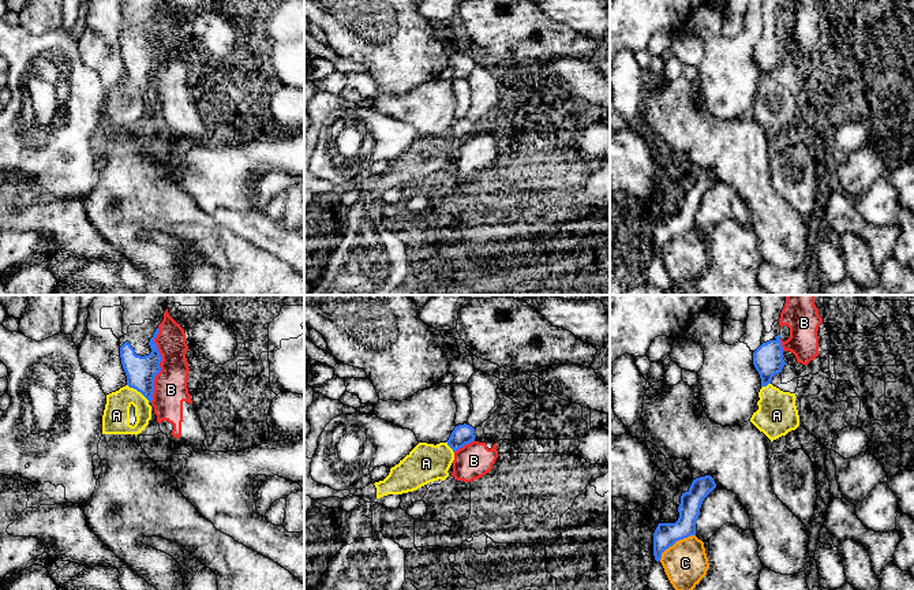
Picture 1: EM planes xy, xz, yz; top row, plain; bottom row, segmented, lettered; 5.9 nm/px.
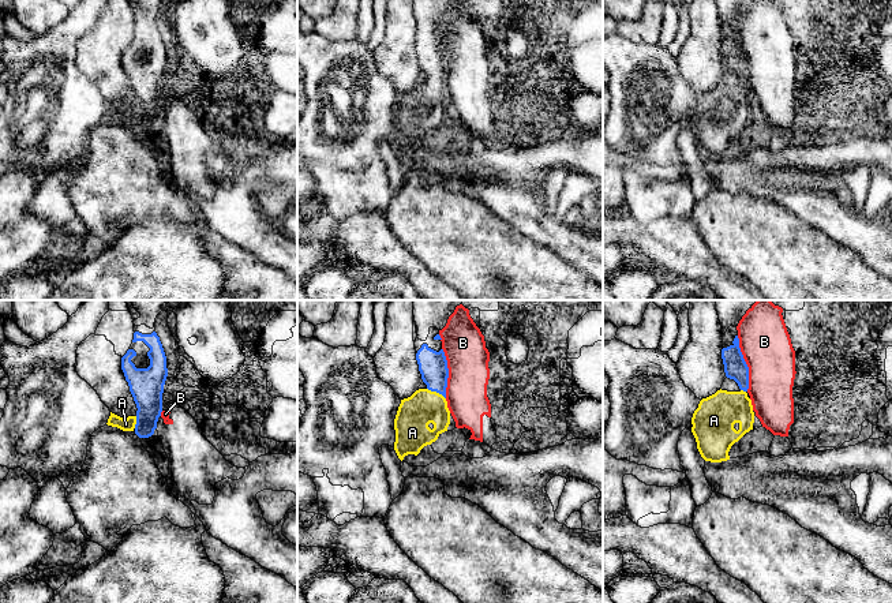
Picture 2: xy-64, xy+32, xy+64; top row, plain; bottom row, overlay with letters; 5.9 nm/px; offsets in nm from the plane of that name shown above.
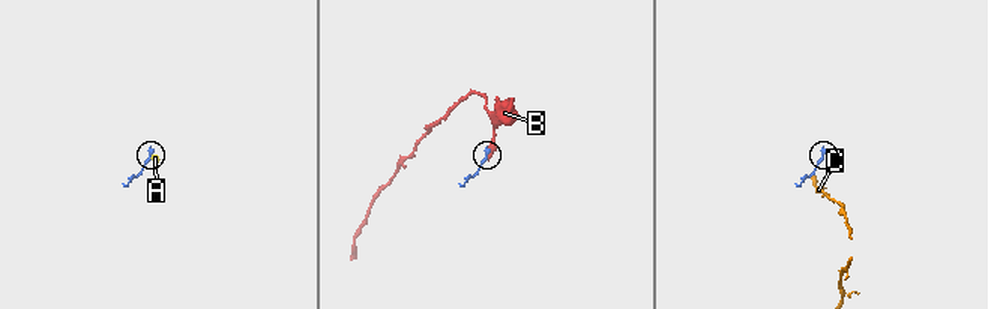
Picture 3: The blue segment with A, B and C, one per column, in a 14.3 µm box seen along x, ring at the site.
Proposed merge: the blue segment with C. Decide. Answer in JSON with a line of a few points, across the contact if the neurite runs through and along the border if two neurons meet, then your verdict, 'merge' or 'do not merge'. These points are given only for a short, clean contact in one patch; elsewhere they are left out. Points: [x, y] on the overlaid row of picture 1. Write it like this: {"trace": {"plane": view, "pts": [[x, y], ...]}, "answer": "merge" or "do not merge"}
{"trace": {"plane": "yz", "pts": [[695, 534], [677, 540], [662, 553], [659, 560]]}, "answer": "do not merge"}

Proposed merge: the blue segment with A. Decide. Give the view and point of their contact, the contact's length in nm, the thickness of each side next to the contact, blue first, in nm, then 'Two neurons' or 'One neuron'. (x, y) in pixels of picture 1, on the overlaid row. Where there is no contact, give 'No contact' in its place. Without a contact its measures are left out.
Touches blue at xy (138, 391). Shared border 170 nm. Thickness 180 nm (blue) against 160 nm. One neuron

